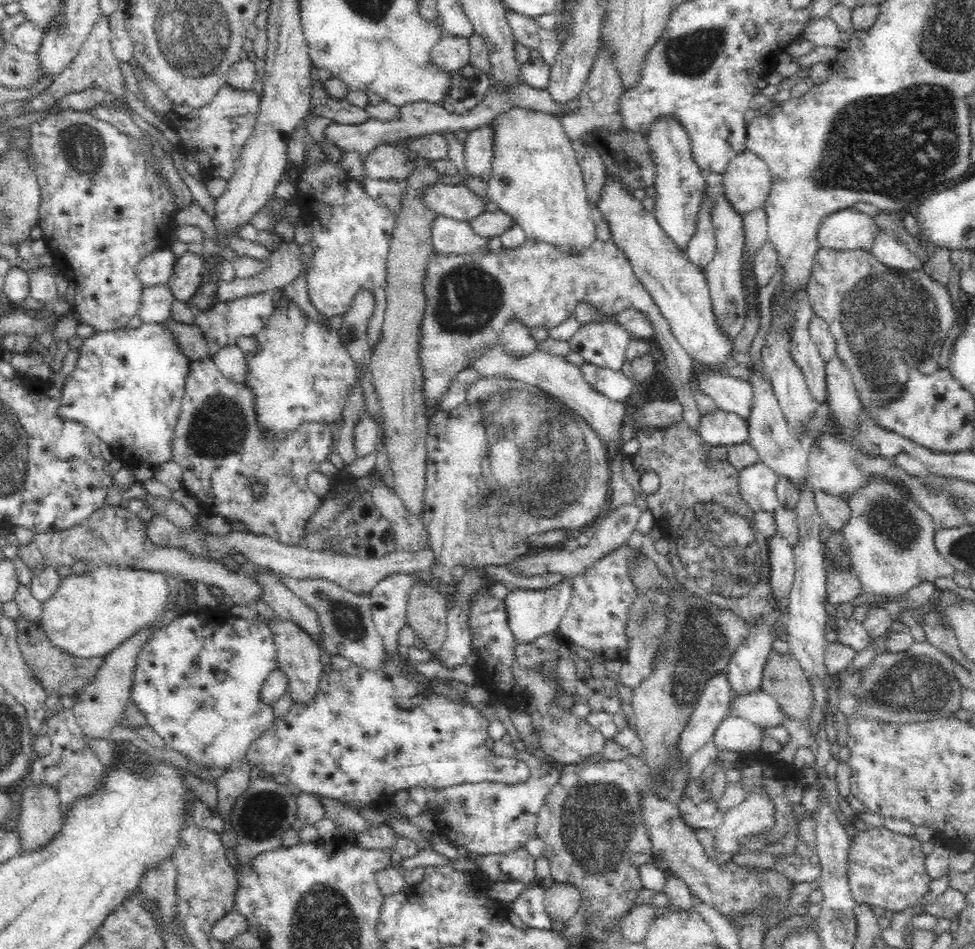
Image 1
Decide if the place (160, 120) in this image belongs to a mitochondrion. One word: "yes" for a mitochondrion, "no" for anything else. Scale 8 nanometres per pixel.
no

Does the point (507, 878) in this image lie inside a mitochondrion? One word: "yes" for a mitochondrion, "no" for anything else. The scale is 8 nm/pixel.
no

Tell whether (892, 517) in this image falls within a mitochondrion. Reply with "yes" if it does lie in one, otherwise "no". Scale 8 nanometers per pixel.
yes

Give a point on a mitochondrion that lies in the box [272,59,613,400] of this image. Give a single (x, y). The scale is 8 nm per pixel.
(468, 299)

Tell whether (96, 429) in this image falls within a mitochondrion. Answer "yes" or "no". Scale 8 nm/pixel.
no

